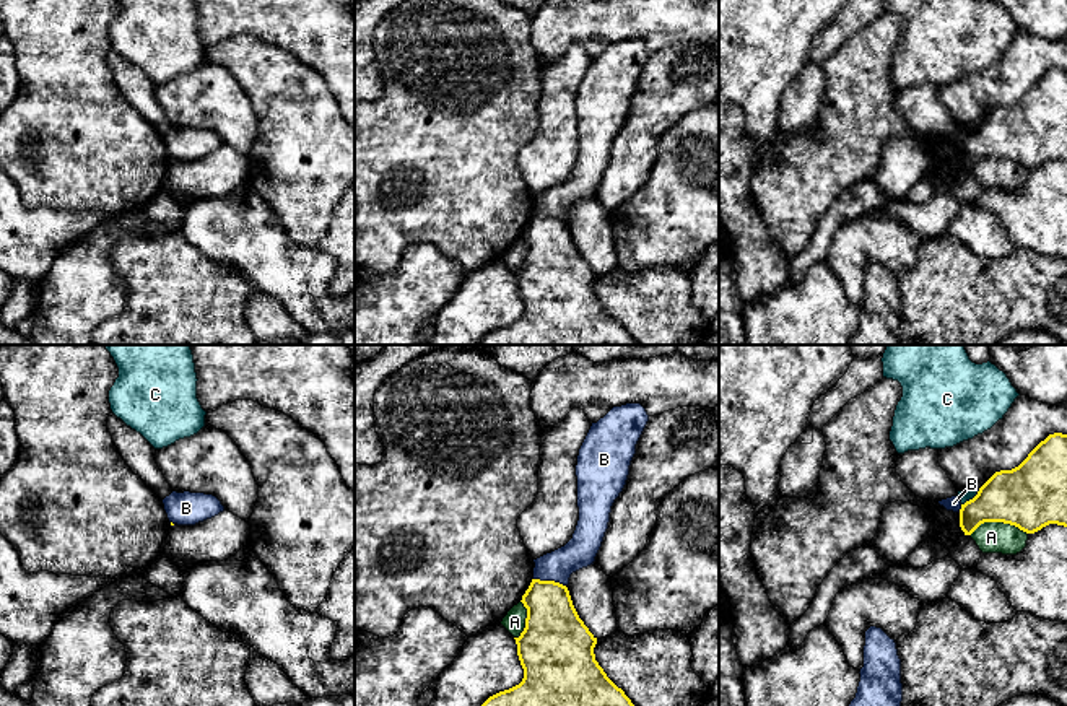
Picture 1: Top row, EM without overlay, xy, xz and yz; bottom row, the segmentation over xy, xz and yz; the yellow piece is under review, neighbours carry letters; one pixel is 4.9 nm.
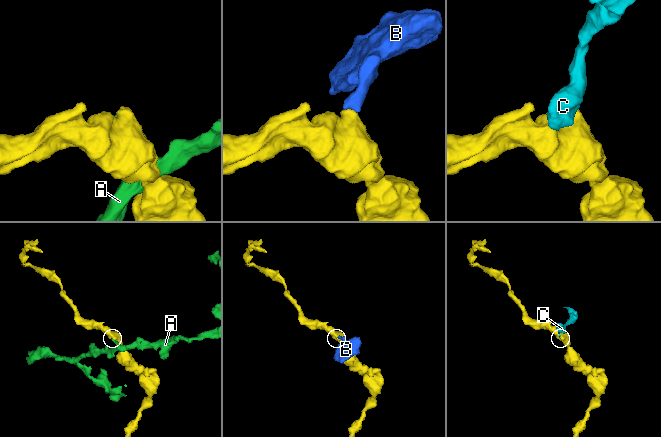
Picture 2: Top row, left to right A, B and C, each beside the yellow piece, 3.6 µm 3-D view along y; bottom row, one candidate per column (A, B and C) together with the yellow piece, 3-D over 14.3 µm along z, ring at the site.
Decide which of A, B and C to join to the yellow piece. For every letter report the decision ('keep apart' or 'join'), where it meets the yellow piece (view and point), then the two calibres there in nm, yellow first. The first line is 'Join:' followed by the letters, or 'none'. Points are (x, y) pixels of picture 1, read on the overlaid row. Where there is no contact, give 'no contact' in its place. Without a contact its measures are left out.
Join: none
A: keep apart; contact yz (997, 521); calibres 320 and 160 nm
B: keep apart; contact xz (550, 581); calibres 300 and 160 nm
C: keep apart; contact yz (970, 500); calibres 280 and 60 nm

